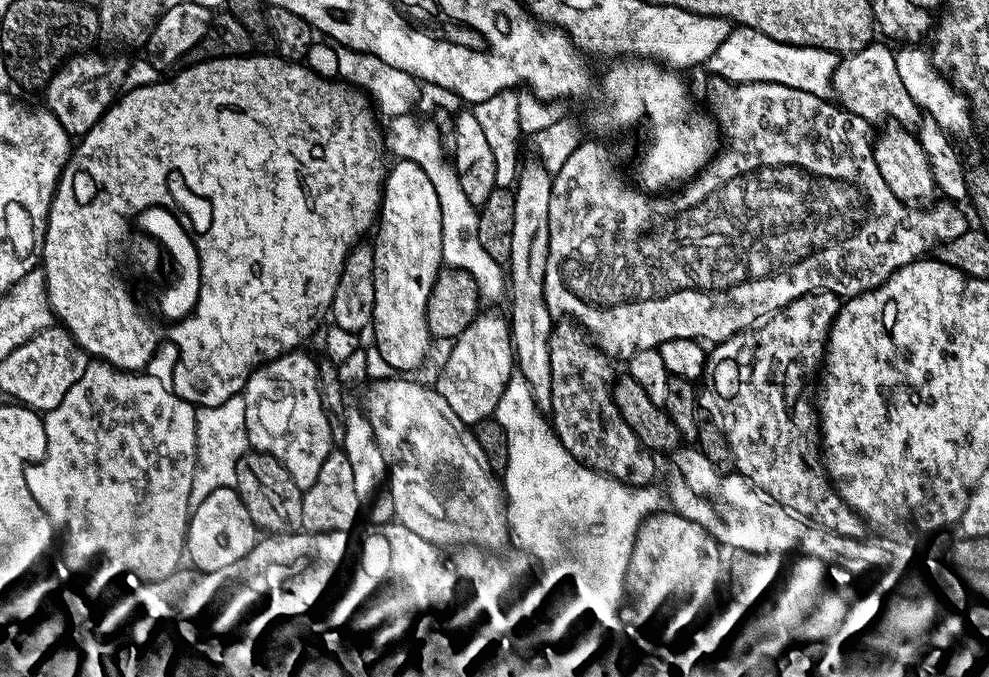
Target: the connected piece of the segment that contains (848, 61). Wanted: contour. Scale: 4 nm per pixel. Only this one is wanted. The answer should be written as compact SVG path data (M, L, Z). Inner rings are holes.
M874 40L862 51L843 57L840 69L832 79L833 95L843 110L857 115L865 123L882 122L892 118L891 121L899 127L917 129L924 119L924 114L913 102L902 78L899 77L895 51L887 43L884 45L879 42Z

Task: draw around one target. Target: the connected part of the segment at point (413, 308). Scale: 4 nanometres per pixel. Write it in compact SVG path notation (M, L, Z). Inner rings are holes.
M397 159L393 163L393 168L387 171L384 179L384 192L383 198L380 204L380 214L378 217L378 223L374 228L374 237L371 241L372 253L374 254L374 314L372 315L372 323L370 325L371 331L376 331L376 348L380 351L380 356L389 364L392 368L397 368L397 373L400 374L412 374L412 371L423 362L428 356L428 347L434 344L434 337L428 332L428 323L426 322L426 306L428 305L428 299L432 293L432 287L434 282L438 278L440 269L444 264L442 258L442 208L440 195L436 192L436 189L430 184L428 175L423 172L421 166L418 166L417 162L410 162L406 160Z

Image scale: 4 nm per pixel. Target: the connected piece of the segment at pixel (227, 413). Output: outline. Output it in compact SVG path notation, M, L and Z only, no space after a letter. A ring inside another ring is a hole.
M243 395L226 398L218 406L200 408L196 413L196 473L190 490L190 502L200 504L202 498L214 494L219 488L235 488L238 462L249 451L246 434L246 402Z

